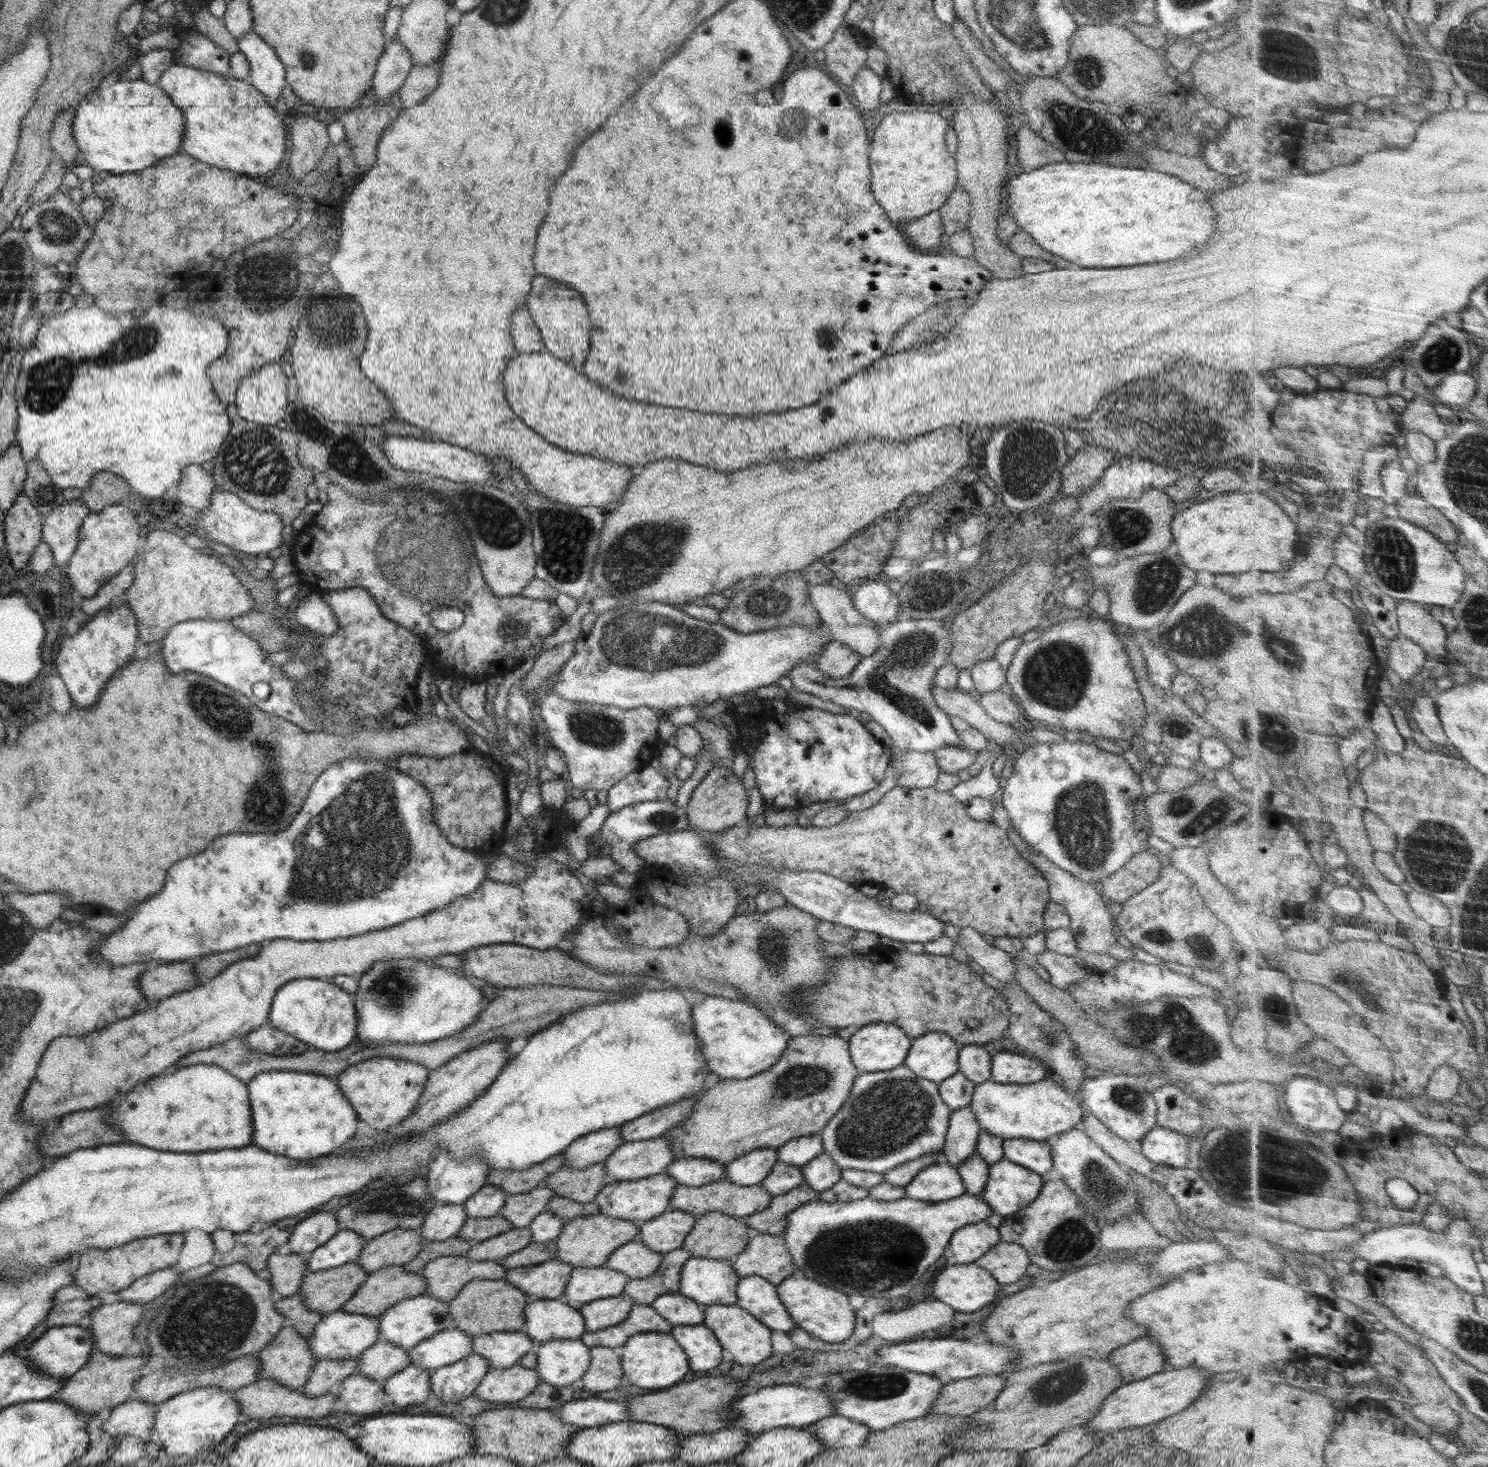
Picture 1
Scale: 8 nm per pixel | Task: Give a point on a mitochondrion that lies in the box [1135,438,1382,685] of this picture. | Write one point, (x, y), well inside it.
(1194, 632)

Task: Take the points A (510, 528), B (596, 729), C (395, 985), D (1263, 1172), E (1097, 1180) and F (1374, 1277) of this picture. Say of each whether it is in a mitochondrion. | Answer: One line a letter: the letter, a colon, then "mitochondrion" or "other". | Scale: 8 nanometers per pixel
A: mitochondrion
B: mitochondrion
C: mitochondrion
D: mitochondrion
E: mitochondrion
F: other

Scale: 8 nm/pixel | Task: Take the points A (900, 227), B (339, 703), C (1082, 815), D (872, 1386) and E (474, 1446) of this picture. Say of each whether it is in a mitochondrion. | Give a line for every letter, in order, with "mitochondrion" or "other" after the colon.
A: other
B: mitochondrion
C: mitochondrion
D: mitochondrion
E: other

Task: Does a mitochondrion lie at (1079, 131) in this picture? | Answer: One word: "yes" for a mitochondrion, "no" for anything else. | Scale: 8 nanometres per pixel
yes

